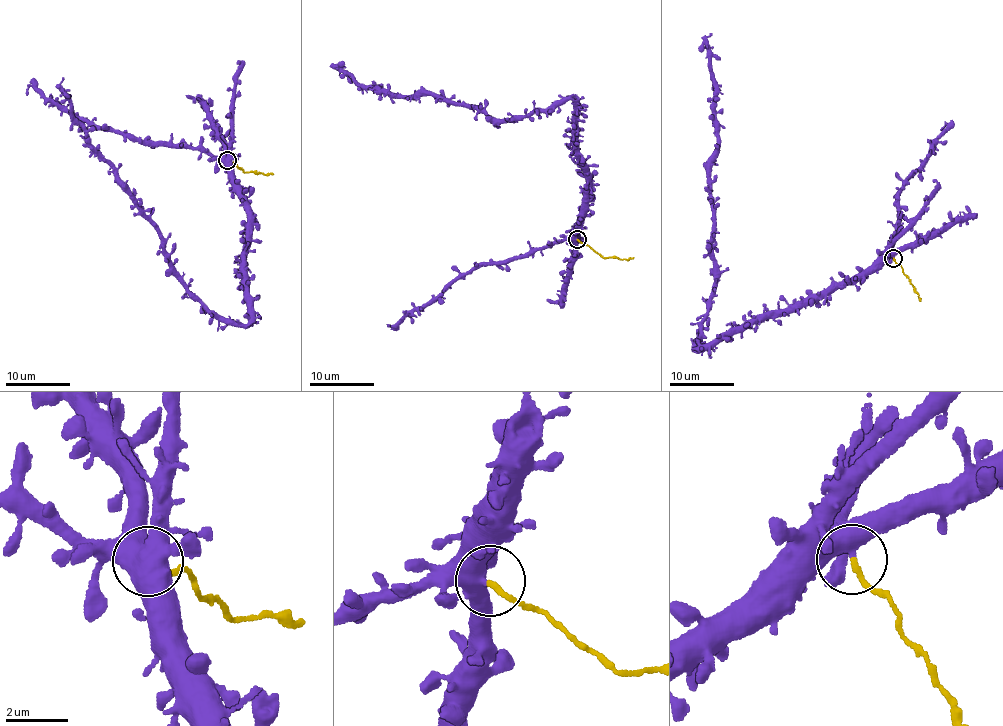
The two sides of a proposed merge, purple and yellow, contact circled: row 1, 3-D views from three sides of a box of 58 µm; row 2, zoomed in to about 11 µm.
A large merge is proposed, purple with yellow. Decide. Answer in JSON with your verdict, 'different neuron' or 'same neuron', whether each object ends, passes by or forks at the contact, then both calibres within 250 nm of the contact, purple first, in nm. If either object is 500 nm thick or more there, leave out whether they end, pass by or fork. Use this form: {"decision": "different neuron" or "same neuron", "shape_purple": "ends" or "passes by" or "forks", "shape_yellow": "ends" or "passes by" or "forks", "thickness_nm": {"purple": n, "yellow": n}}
{"decision": "different neuron", "thickness_nm": {"purple": 600, "yellow": 160}}

